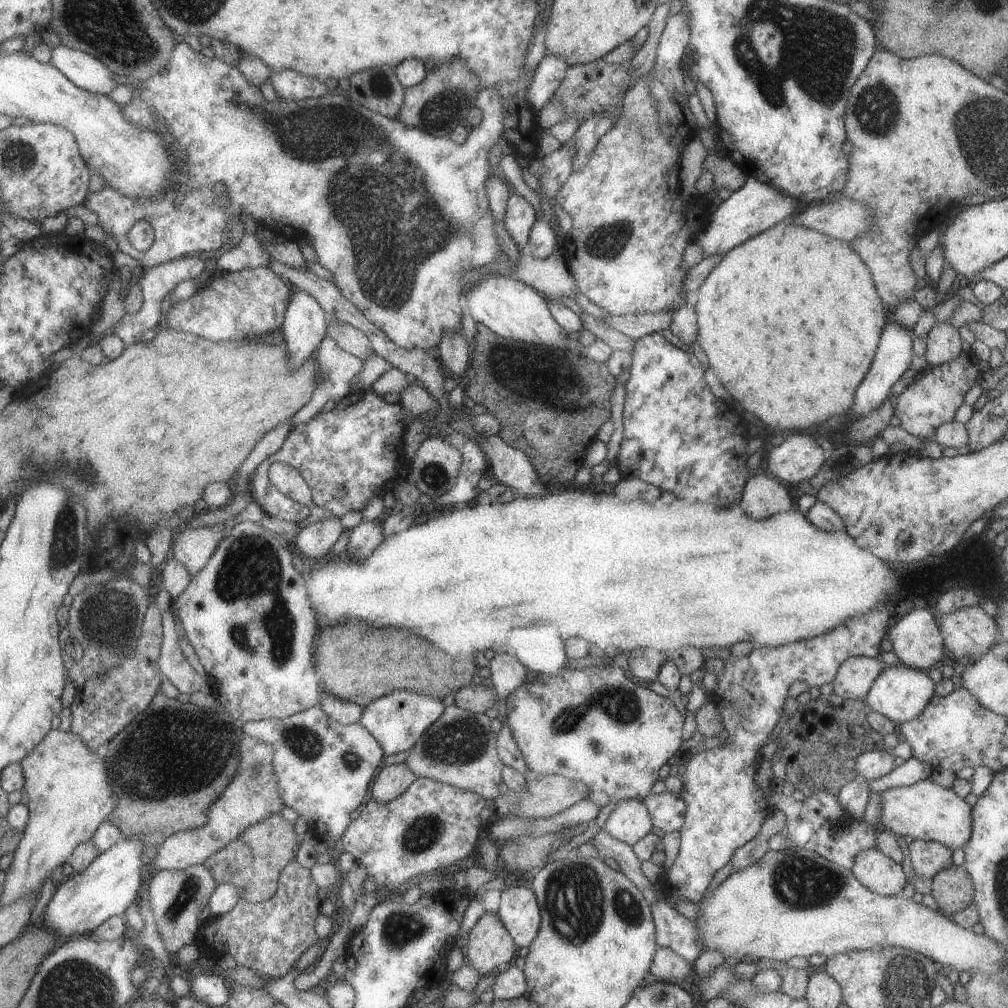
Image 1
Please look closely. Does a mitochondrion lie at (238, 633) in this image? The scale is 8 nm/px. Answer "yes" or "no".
yes

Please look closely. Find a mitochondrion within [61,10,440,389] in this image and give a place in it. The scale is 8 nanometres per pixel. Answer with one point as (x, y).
(381, 87)

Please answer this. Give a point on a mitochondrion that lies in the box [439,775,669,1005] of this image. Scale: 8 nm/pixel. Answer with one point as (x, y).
(575, 899)

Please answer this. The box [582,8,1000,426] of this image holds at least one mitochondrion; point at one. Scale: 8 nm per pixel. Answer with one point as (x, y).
(875, 111)

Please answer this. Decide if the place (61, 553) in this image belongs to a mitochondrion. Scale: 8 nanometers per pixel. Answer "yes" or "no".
yes

